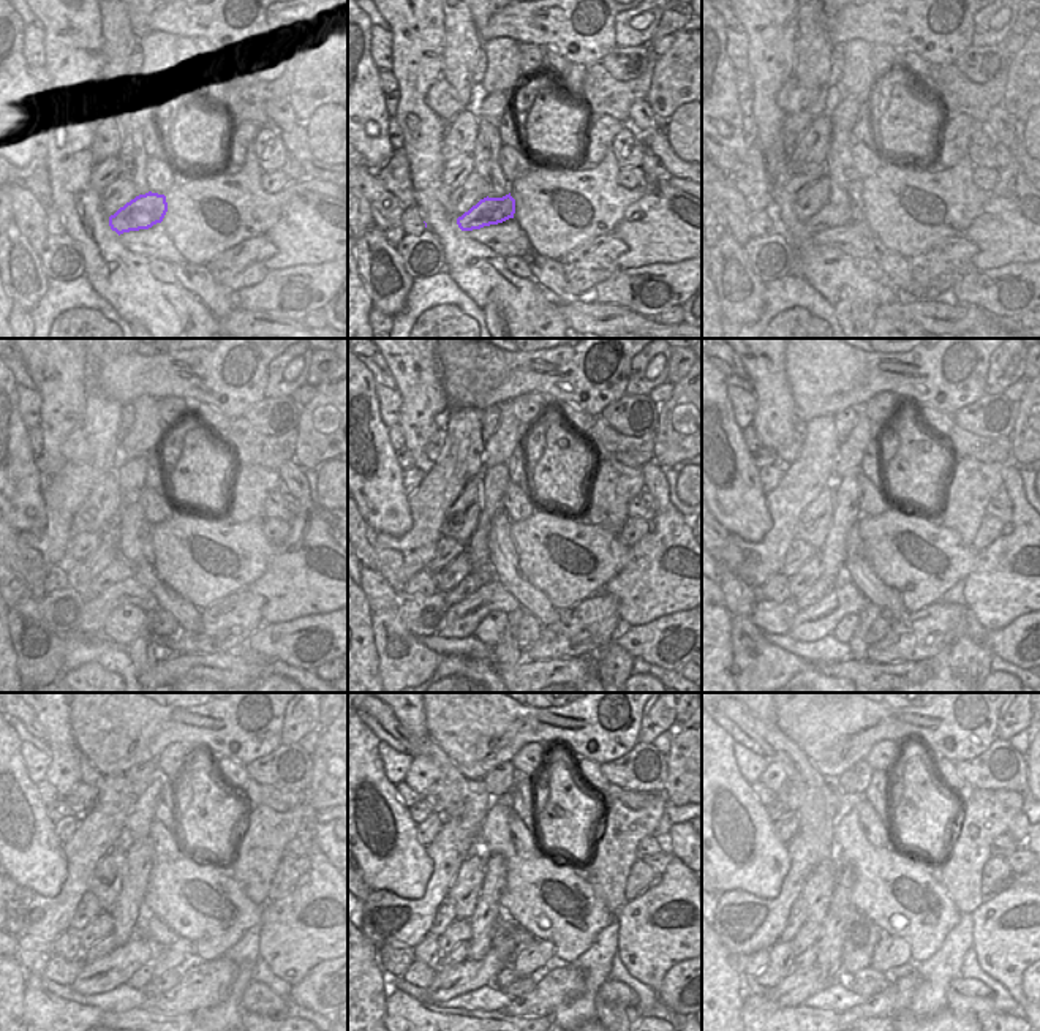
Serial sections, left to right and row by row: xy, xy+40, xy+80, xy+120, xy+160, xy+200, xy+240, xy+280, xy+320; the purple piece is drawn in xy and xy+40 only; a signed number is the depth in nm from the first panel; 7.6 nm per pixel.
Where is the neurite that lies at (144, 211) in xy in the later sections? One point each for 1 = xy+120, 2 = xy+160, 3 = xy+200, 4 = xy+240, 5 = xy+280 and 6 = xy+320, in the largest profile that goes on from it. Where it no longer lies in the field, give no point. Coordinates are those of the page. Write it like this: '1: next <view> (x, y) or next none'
1: next xy+120 (119, 570)
2: next xy+160 (479, 576)
3: next xy+200 (817, 590)
4: next xy+240 (108, 944)
5: next xy+280 (459, 954)
6: next xy+320 (810, 957)

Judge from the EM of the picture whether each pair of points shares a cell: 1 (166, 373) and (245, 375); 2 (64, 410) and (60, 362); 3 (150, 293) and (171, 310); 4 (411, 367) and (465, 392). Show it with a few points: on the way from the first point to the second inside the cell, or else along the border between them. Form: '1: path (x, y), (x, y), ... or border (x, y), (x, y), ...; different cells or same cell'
1: path (185, 372), (226, 375); same cell
2: path (64, 399), (60, 373); same cell
3: path (155, 298), (166, 309); same cell
4: border (433, 354), (448, 410); different cells

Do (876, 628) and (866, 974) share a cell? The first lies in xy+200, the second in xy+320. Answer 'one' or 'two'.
two

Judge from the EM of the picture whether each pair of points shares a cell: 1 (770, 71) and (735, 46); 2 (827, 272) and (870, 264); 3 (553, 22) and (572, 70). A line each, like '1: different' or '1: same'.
1: different
2: different
3: different

